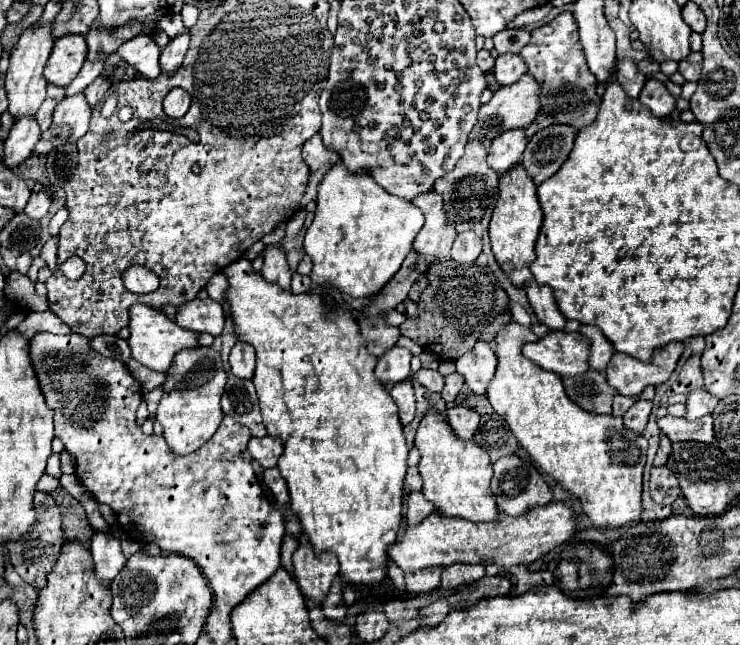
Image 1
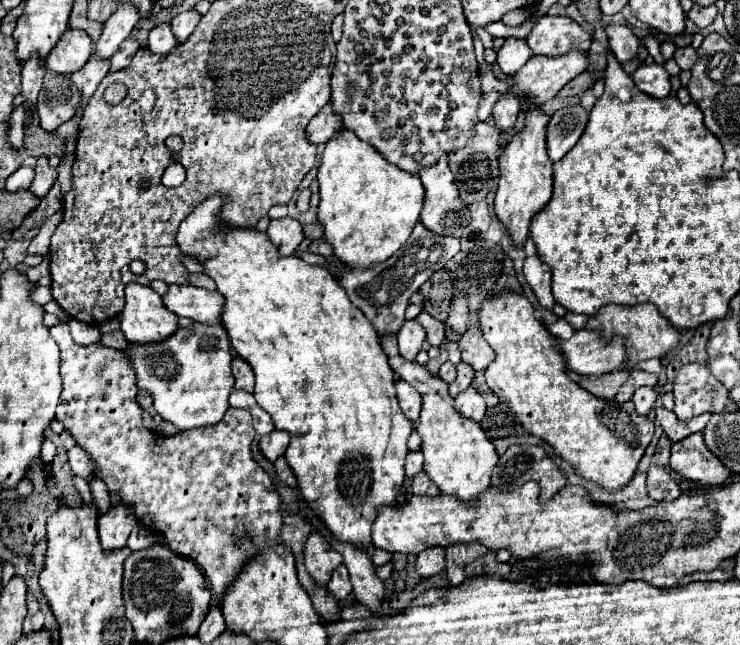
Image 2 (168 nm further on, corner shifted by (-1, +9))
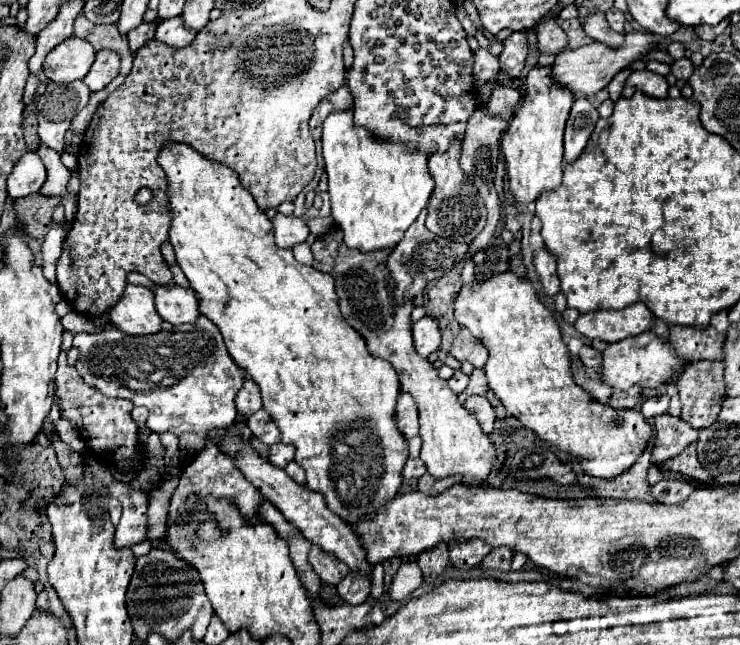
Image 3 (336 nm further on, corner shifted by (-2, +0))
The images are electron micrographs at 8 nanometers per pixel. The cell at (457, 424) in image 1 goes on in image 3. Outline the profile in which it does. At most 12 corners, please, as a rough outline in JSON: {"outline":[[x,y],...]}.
{"outline":[[470,395],[464,407],[480,421],[484,433],[492,431],[494,409],[486,397]]}

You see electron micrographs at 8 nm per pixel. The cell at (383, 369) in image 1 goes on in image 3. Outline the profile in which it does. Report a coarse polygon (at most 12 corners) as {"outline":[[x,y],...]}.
{"outline":[[432,317],[412,325],[414,349],[428,357],[440,347],[440,329]]}

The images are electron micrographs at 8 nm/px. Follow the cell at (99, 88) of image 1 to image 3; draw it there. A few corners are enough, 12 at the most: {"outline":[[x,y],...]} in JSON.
{"outline":[[144,23],[128,33],[130,51],[136,53],[152,39],[156,23]]}

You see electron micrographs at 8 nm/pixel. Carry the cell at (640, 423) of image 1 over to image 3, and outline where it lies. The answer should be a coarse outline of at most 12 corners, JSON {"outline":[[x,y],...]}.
{"outline":[[656,395],[642,403],[640,413],[652,419],[666,413],[670,395]]}

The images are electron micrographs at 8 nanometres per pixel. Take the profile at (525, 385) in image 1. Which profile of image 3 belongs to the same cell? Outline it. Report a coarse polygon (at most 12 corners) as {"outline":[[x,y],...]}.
{"outline":[[528,279],[462,287],[454,317],[490,351],[508,415],[614,479],[644,453],[636,409],[574,383]]}

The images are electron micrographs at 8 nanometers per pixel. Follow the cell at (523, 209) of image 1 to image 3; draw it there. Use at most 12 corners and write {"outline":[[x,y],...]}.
{"outline":[[528,73],[502,137],[518,213],[562,183],[572,93]]}

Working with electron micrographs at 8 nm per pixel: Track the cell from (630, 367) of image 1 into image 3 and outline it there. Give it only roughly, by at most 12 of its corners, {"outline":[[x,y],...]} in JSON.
{"outline":[[644,303],[580,315],[588,339],[626,339],[652,331]]}

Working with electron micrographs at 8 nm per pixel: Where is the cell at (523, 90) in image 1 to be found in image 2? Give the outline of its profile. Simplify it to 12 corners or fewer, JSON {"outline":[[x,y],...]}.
{"outline":[[589,52],[531,56],[509,92],[539,104],[589,68]]}

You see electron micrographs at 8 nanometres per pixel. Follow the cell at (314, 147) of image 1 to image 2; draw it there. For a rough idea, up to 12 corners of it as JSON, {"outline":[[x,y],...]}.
{"outline":[[327,102],[307,126],[307,138],[323,144],[341,128],[341,118]]}

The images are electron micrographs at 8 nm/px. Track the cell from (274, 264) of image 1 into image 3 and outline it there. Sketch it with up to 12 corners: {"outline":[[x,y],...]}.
{"outline":[[278,213],[274,239],[280,249],[304,243],[308,227],[300,217]]}

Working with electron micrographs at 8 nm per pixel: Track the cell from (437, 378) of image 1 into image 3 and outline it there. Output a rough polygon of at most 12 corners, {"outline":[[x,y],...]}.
{"outline":[[460,369],[448,379],[454,393],[462,393],[468,385],[468,375]]}

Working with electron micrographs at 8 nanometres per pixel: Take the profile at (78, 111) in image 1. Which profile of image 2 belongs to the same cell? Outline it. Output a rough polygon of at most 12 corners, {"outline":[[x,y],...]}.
{"outline":[[93,54],[71,80],[83,100],[95,94],[99,82],[109,74],[109,60]]}

